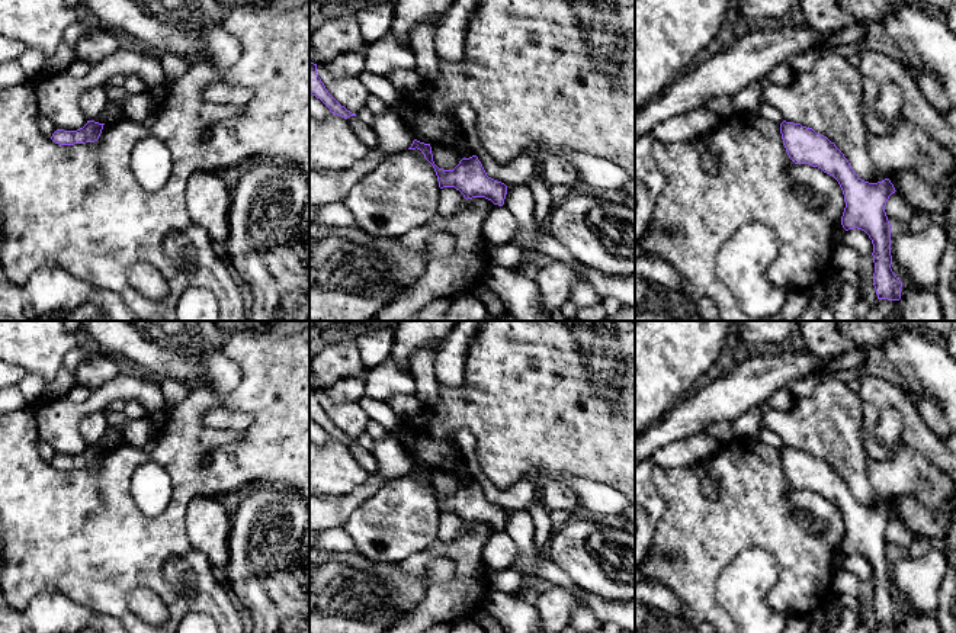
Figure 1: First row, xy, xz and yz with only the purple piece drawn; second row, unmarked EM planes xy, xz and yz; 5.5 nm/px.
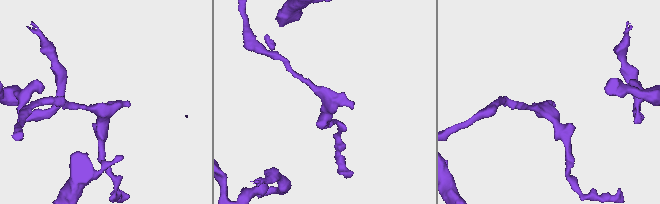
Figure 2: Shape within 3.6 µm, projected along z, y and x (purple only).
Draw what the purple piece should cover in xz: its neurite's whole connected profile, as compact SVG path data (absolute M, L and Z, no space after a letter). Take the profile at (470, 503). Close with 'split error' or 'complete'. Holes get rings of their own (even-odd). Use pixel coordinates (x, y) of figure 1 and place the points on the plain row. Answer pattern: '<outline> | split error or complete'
M413 466L408 475L420 475L424 483L433 491L439 512L455 512L463 523L485 523L494 530L503 531L507 520L507 511L487 501L477 481L462 483L453 495L439 494L433 486L430 469Z | complete

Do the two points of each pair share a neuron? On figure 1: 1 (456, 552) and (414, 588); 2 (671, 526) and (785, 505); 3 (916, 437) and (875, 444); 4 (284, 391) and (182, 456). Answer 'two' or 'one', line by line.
1: two
2: one
3: one
4: one

